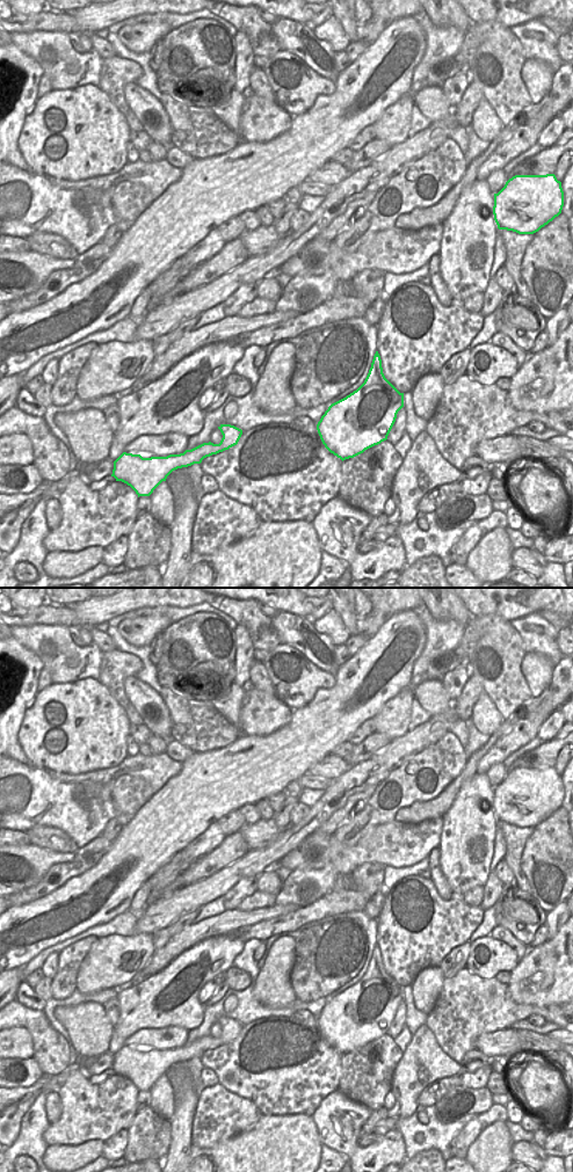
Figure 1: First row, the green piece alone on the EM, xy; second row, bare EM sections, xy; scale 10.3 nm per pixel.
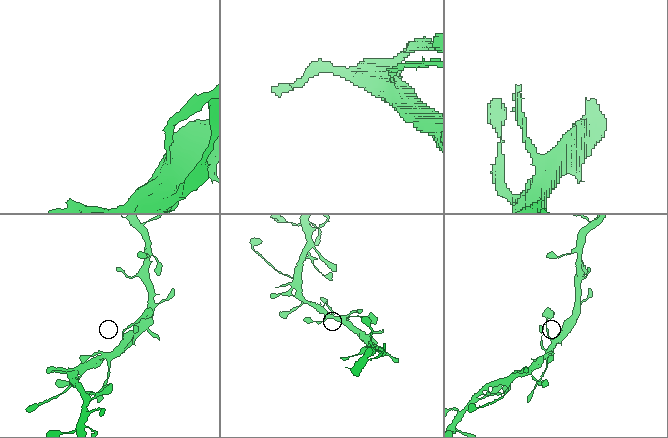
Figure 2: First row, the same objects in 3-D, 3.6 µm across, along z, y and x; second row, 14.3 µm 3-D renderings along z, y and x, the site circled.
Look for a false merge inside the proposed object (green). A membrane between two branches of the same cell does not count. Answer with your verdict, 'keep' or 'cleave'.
keep

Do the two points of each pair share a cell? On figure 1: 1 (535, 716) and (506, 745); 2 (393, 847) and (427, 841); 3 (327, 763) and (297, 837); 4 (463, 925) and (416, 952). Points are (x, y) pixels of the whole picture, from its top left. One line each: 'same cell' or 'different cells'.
1: same cell
2: same cell
3: different cells
4: same cell

